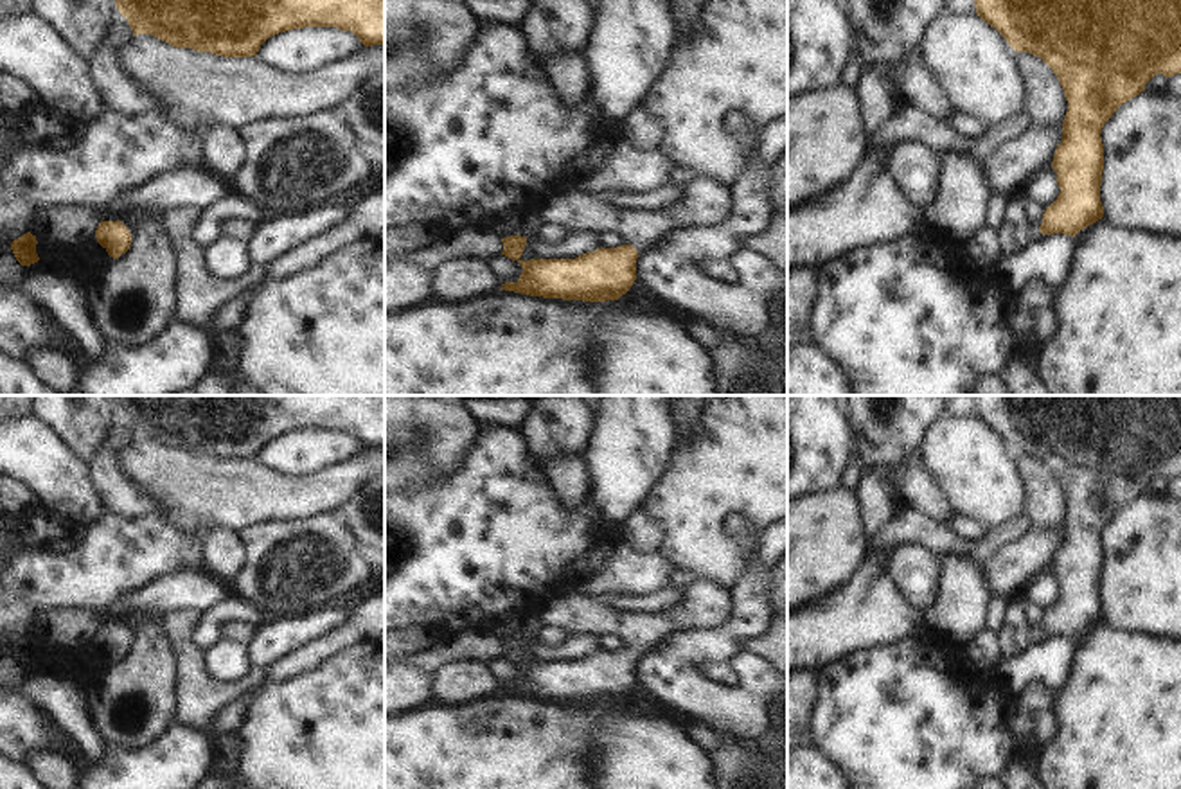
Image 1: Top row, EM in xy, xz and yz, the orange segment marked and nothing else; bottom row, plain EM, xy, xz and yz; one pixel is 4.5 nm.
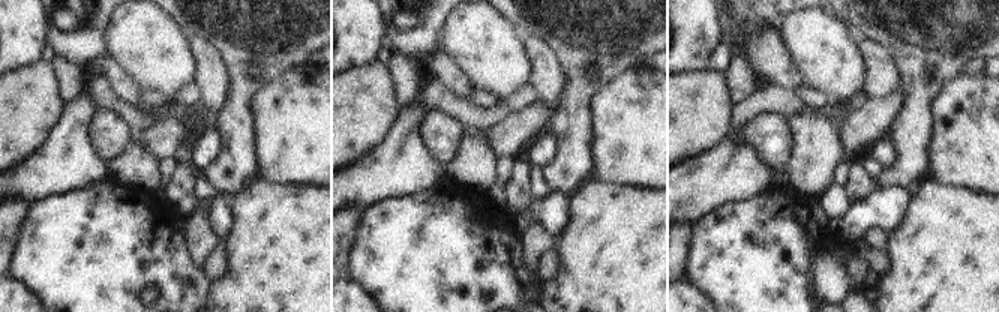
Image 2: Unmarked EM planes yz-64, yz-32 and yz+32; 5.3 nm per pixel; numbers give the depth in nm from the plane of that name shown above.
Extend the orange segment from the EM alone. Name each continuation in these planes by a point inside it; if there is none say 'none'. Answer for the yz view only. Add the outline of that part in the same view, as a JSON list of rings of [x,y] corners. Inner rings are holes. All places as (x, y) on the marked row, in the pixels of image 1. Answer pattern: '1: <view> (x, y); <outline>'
none

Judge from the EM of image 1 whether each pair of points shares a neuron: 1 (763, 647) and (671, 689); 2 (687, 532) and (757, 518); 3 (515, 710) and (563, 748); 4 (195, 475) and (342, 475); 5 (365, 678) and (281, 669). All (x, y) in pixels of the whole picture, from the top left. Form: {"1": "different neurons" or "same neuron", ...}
{"1": "different neurons", "2": "same neuron", "3": "same neuron", "4": "same neuron", "5": "different neurons"}

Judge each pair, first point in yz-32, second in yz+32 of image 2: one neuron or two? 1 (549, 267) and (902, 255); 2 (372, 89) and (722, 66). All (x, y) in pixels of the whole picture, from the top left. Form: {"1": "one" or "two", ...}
{"1": "two", "2": "two"}

